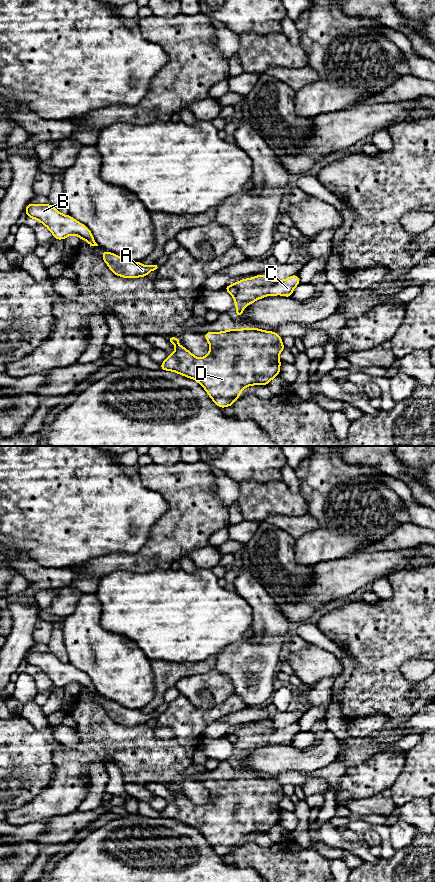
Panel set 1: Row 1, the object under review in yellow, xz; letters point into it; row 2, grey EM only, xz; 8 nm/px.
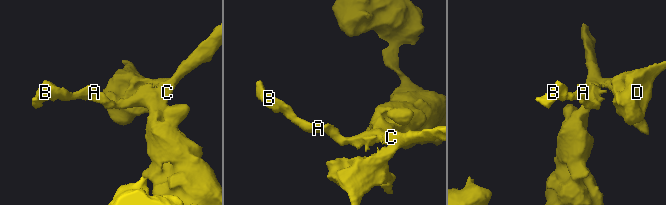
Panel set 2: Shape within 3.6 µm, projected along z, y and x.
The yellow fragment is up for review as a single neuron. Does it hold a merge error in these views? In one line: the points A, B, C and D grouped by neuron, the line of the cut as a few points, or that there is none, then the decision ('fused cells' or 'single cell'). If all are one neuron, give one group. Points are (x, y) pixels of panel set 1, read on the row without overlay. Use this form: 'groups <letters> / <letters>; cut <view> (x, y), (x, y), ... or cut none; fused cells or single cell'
groups A B C D; cut none; single cell

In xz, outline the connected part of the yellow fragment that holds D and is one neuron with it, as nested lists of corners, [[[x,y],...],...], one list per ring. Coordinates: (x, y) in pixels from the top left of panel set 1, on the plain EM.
[[[231,776],[222,780],[207,780],[204,786],[209,790],[210,798],[205,805],[198,806],[177,792],[180,789],[178,785],[168,785],[168,789],[175,793],[175,799],[168,803],[160,813],[160,817],[174,819],[196,828],[220,856],[233,853],[245,835],[257,832],[268,833],[274,825],[279,823],[281,809],[278,802],[285,795],[282,786],[273,779],[264,779],[259,776],[252,778],[241,776],[237,779]]]

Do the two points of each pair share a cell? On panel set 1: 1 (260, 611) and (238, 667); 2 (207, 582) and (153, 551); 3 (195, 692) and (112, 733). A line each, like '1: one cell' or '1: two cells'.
1: one cell
2: two cells
3: two cells

